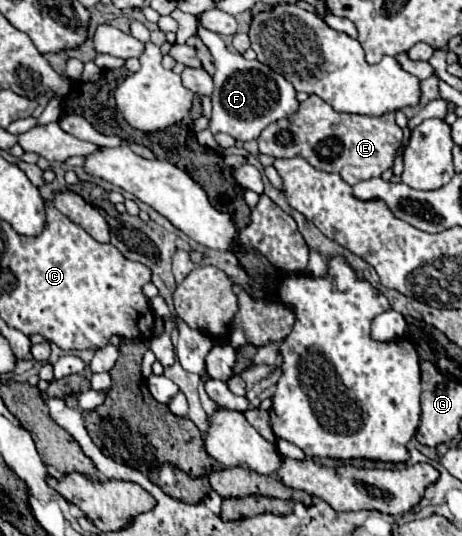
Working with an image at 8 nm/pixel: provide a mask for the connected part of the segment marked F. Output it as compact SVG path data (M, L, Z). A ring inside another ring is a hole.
M198 26L200 40L208 46L214 58L216 74L214 74L214 92L212 92L212 118L210 118L210 130L226 132L236 140L254 140L260 136L260 132L280 118L292 116L300 102L296 100L296 90L292 82L288 82L282 74L274 72L266 64L260 64L258 60L246 60L238 52L230 52L222 38L202 26Z

